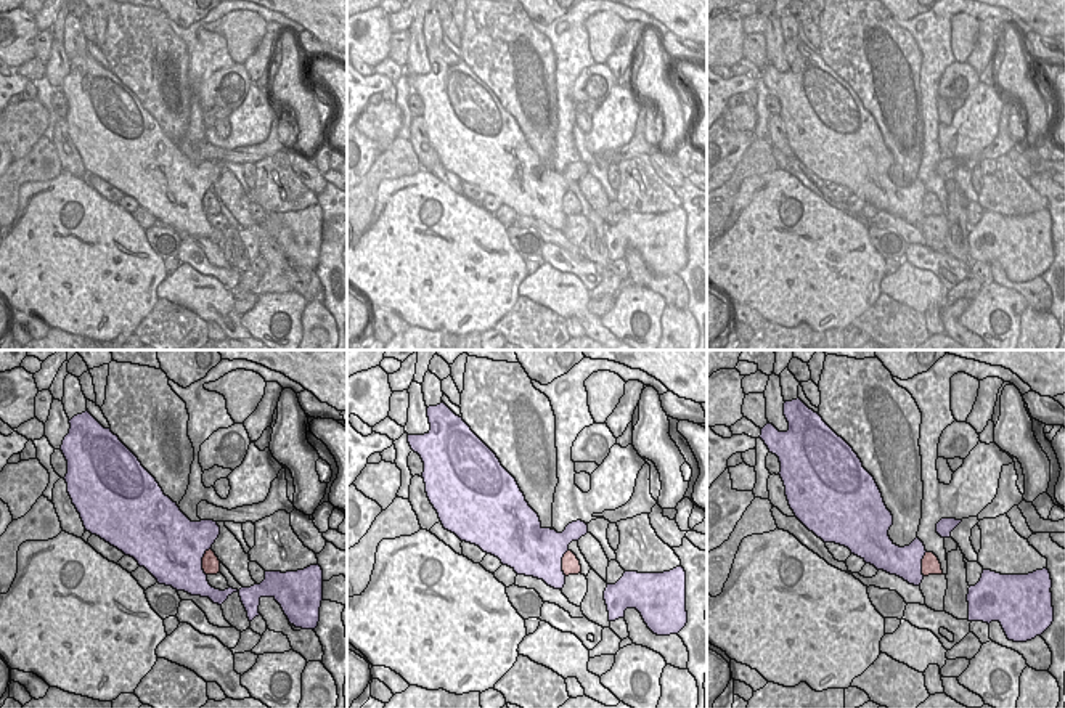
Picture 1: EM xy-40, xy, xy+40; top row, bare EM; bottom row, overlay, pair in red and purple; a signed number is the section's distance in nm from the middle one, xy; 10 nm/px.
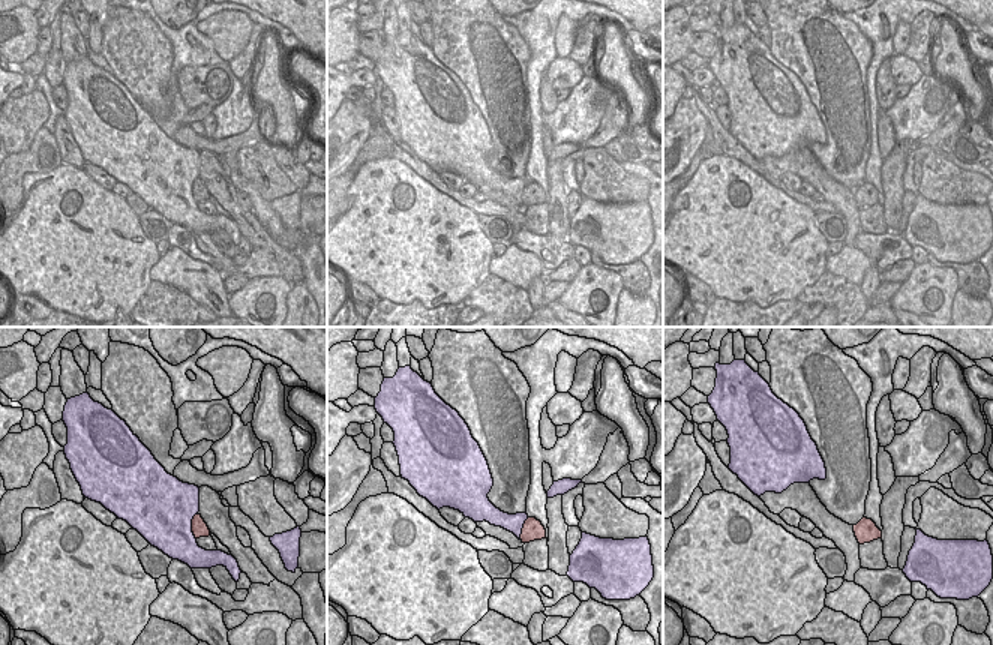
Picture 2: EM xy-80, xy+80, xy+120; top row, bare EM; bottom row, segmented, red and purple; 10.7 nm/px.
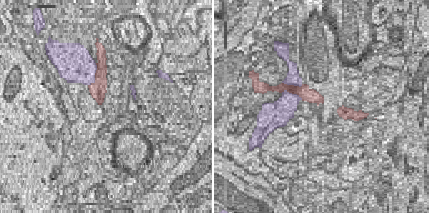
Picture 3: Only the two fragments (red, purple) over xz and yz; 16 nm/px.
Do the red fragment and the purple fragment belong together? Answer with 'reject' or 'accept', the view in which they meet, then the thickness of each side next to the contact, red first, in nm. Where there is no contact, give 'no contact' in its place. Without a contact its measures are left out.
accept; meets red in xy-40; 190 nm thick on the red side, 480 nm on the other

